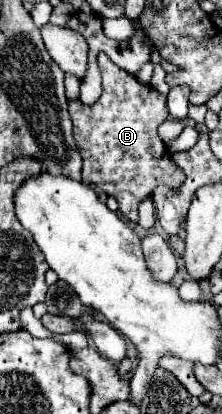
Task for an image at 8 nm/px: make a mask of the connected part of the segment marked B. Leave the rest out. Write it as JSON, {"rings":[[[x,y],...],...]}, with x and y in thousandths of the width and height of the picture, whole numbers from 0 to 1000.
{"rings":[[[446,128],[437,147],[446,147],[455,181],[464,181],[464,225],[437,239],[437,249],[383,254],[356,239],[311,239],[311,278],[320,278],[320,292],[329,292],[329,331],[338,331],[338,345],[347,345],[347,365],[365,370],[365,384],[374,384],[374,437],[428,442],[482,471],[509,471],[536,490],[536,510],[572,529],[617,534],[617,495],[644,481],[680,476],[698,447],[743,442],[761,452],[797,452],[824,437],[815,408],[797,408],[797,399],[779,399],[779,389],[752,370],[752,355],[734,350],[734,341],[707,326],[707,307],[761,283],[752,263],[743,263],[752,234],[707,225],[671,205],[626,200],[608,181],[536,167],[473,128]]]}

